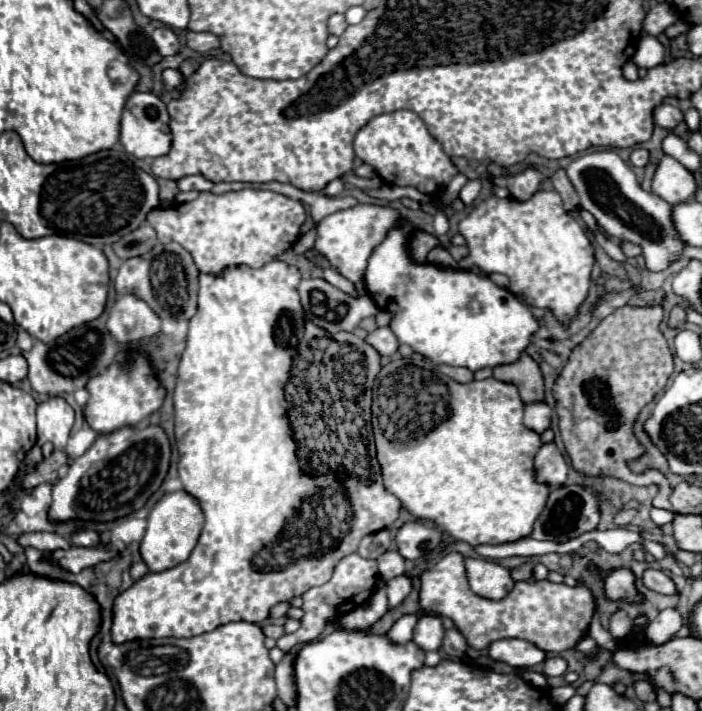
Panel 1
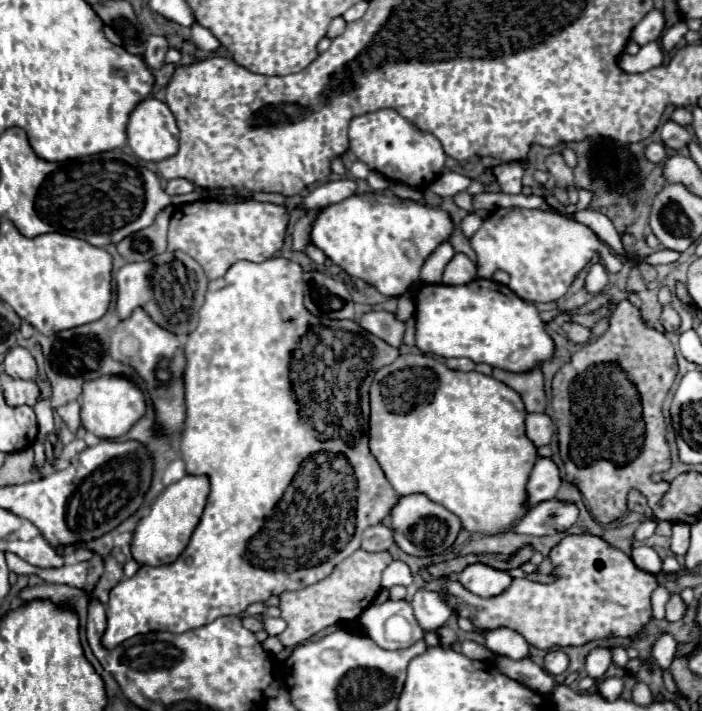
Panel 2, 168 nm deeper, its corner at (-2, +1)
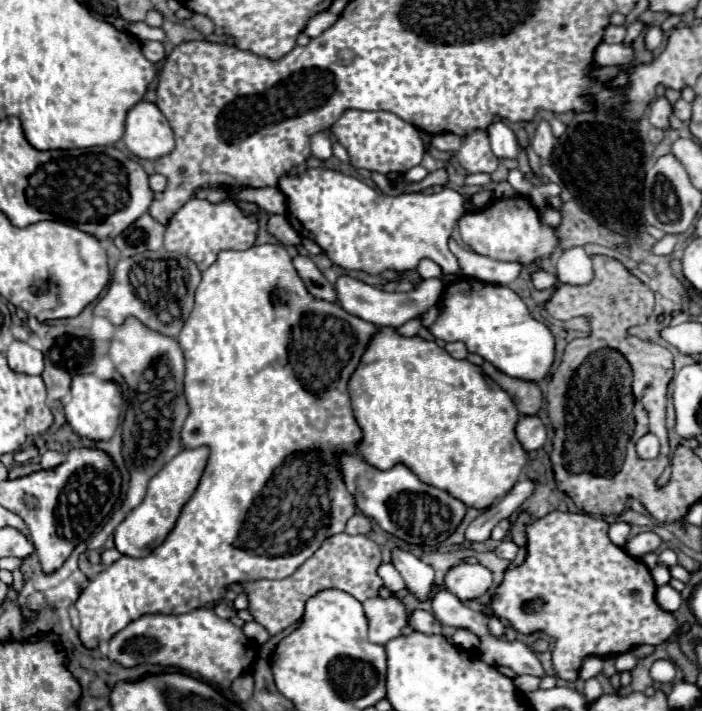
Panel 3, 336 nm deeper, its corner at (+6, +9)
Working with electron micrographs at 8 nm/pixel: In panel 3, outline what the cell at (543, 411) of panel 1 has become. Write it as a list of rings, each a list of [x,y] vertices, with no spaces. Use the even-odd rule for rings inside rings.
[[[520,416],[516,426],[516,436],[526,452],[538,450],[546,442],[546,428],[538,416]]]

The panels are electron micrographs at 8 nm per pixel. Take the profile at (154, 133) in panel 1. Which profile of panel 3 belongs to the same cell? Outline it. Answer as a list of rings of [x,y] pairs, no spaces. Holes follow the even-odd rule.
[[[140,100],[128,110],[122,140],[134,156],[144,160],[156,160],[174,148],[174,136],[168,120],[160,108],[148,100]]]

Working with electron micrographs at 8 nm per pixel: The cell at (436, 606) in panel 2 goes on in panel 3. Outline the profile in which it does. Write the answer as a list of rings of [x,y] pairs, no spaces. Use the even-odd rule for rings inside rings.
[[[404,550],[392,552],[392,564],[402,574],[402,578],[406,582],[406,590],[414,598],[418,598],[420,602],[426,602],[432,598],[432,588],[434,588],[432,566],[424,564],[420,558],[416,558],[414,554],[404,552]]]

